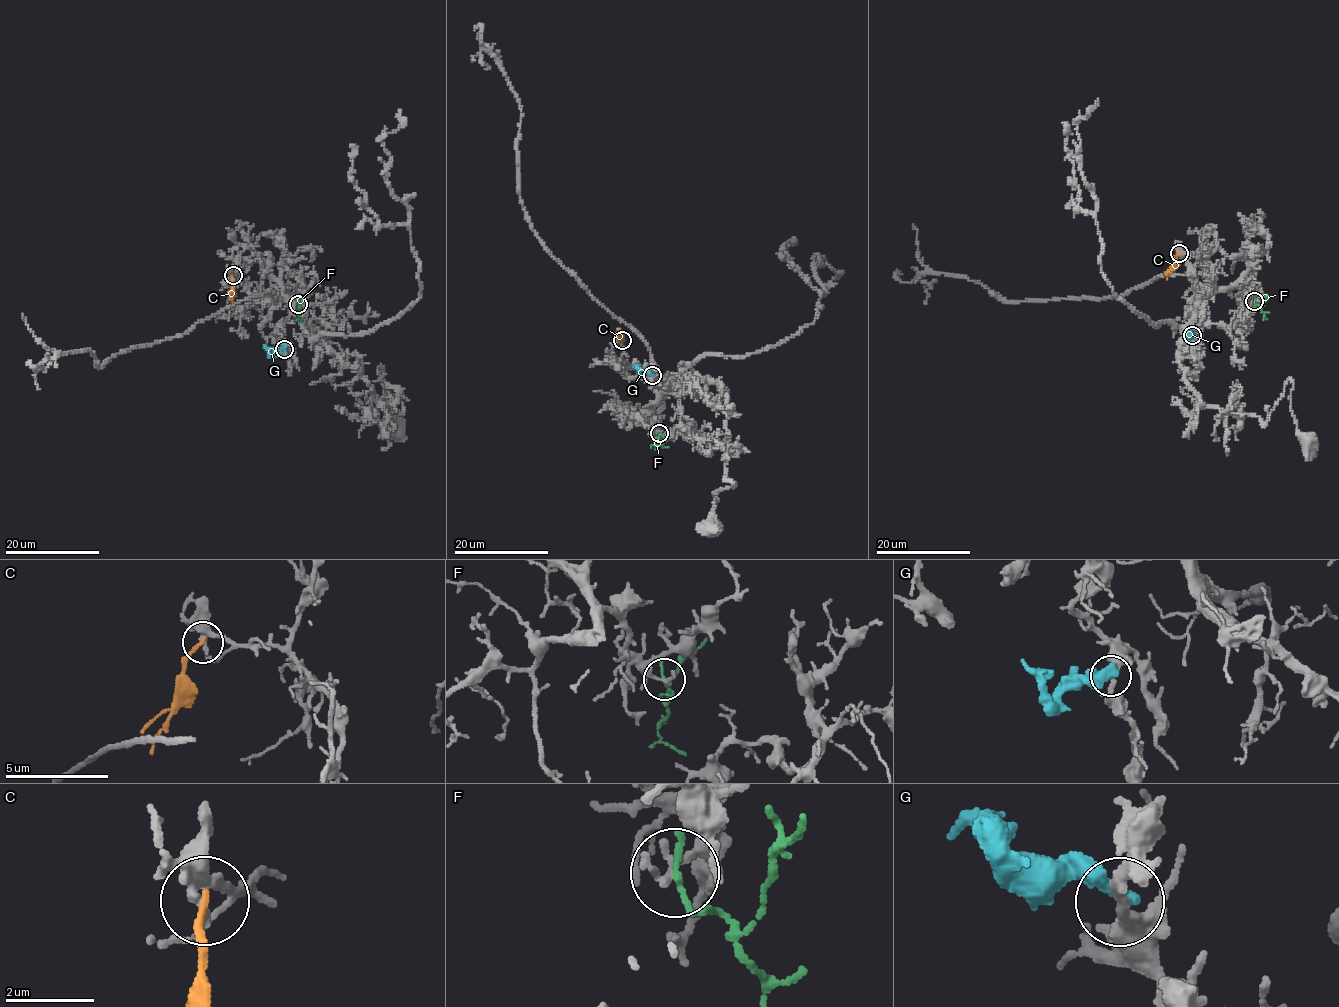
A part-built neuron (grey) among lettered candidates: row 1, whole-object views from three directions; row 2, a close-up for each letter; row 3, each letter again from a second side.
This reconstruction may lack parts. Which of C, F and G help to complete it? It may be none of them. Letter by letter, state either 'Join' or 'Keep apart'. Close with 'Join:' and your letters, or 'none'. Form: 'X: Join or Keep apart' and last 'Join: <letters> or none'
C: Keep apart
F: Keep apart
G: Keep apart
Join: none

